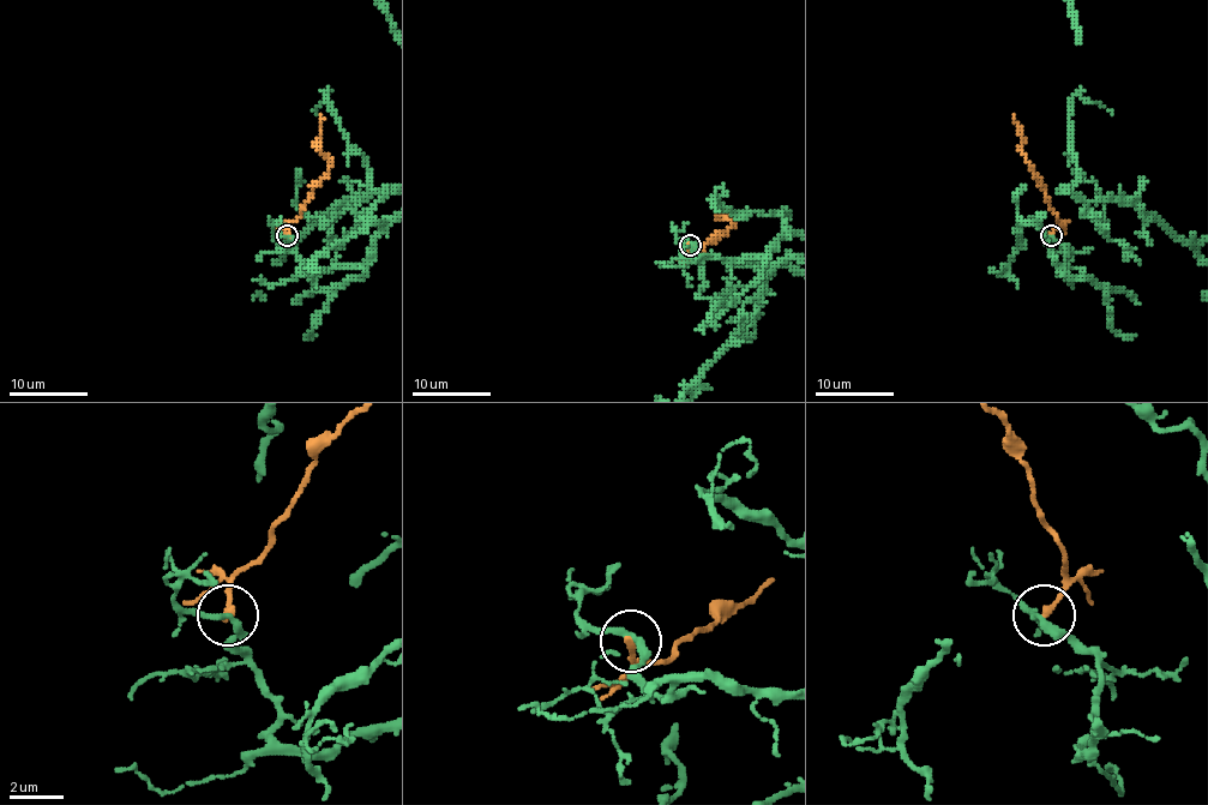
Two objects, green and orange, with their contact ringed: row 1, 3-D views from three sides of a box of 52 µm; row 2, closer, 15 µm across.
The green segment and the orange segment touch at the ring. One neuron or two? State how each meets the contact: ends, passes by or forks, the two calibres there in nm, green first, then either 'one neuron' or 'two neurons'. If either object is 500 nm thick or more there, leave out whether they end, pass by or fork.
green passes by | orange ends | 280/260 nm | two neurons

